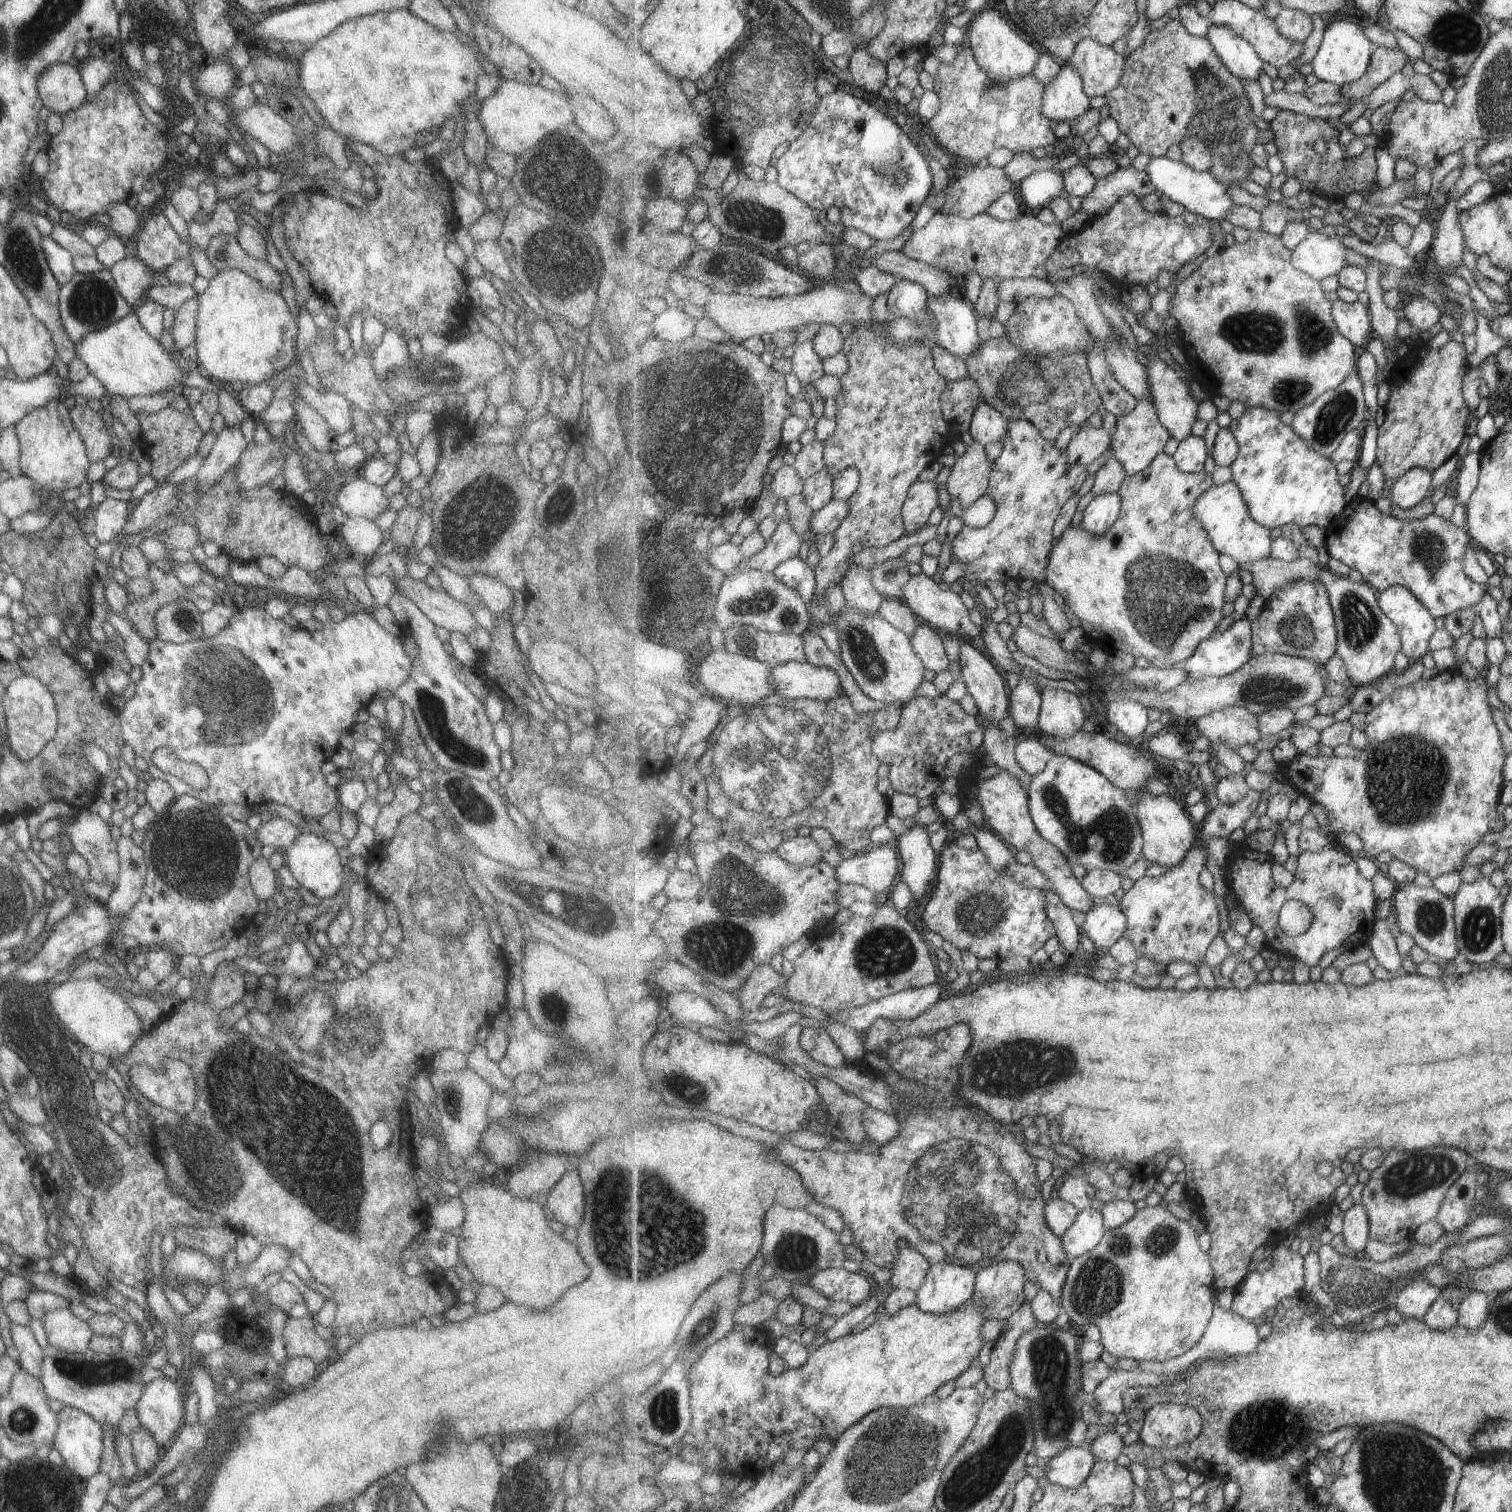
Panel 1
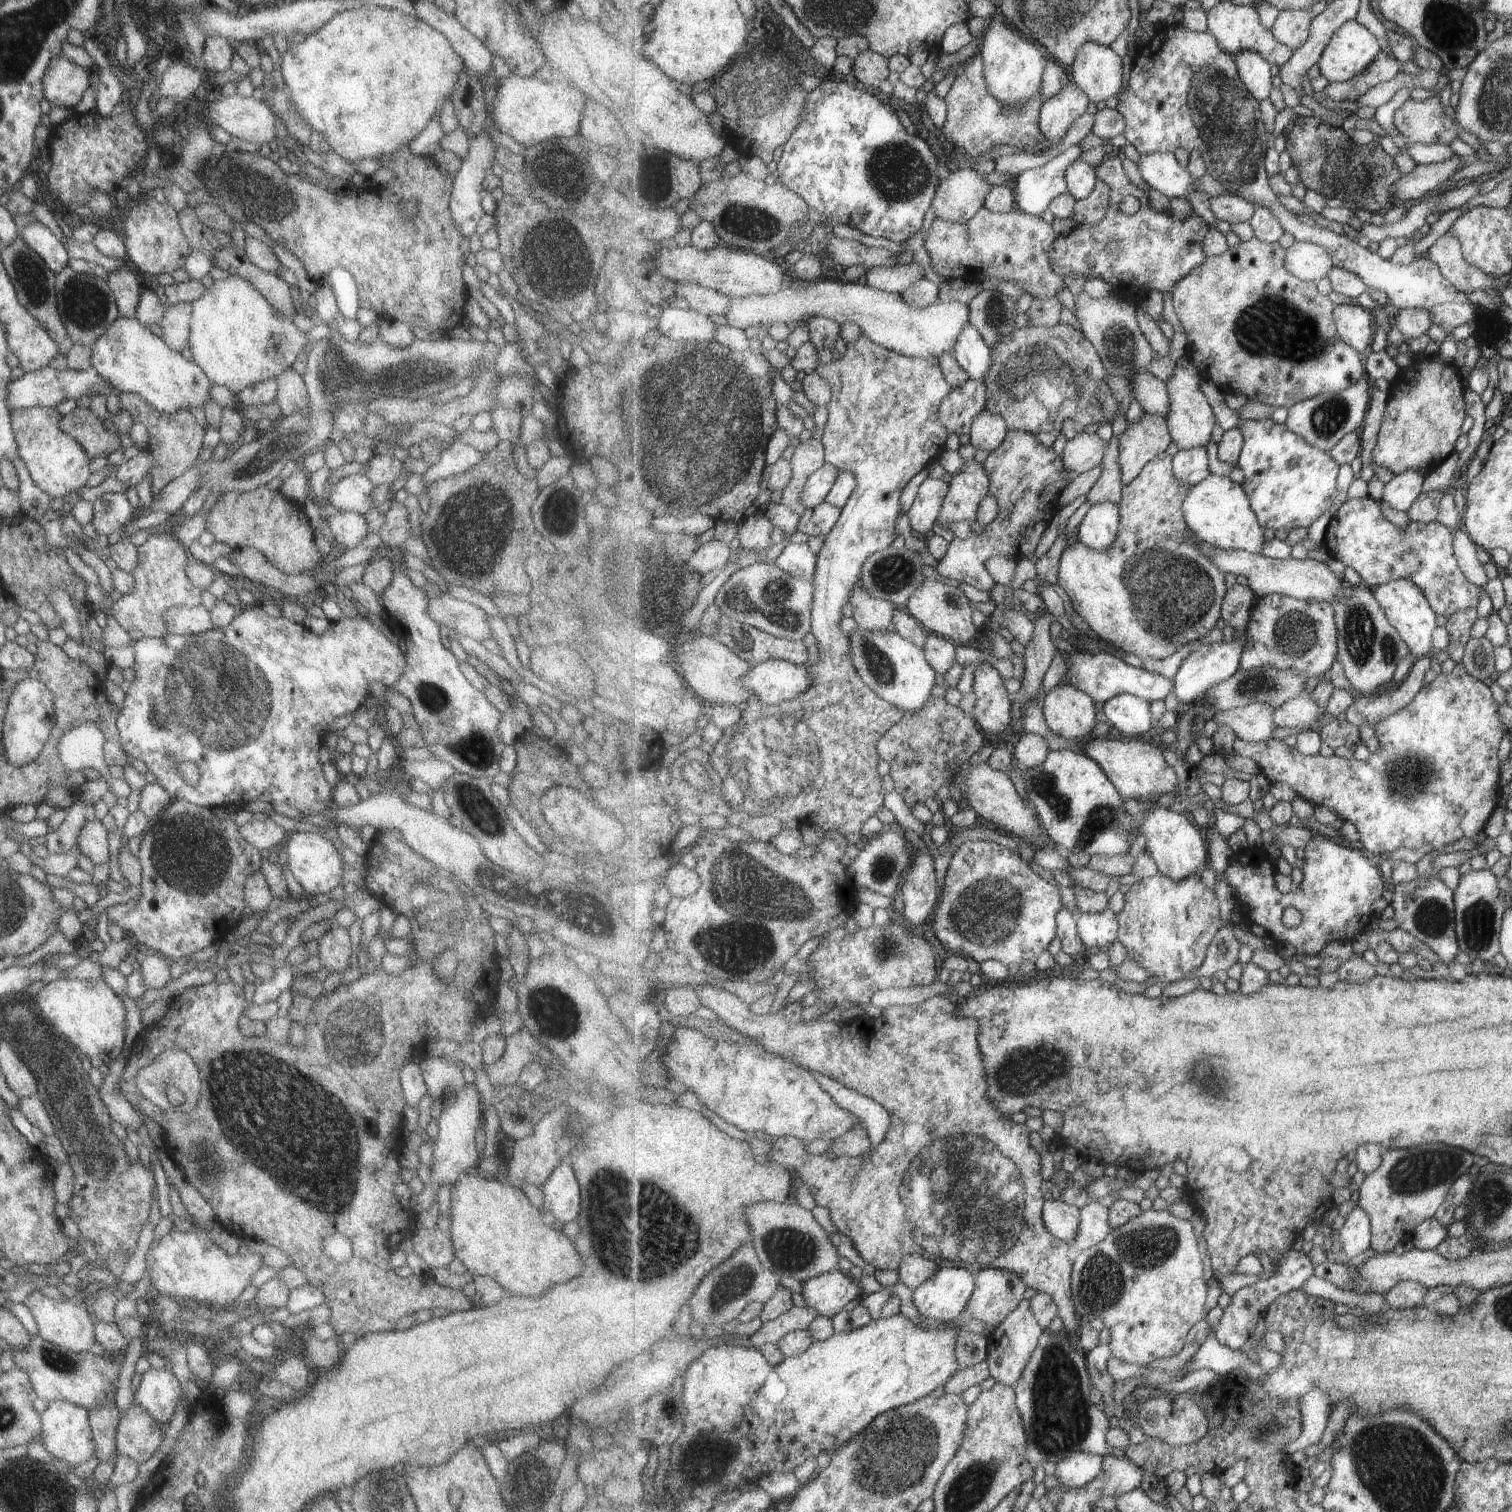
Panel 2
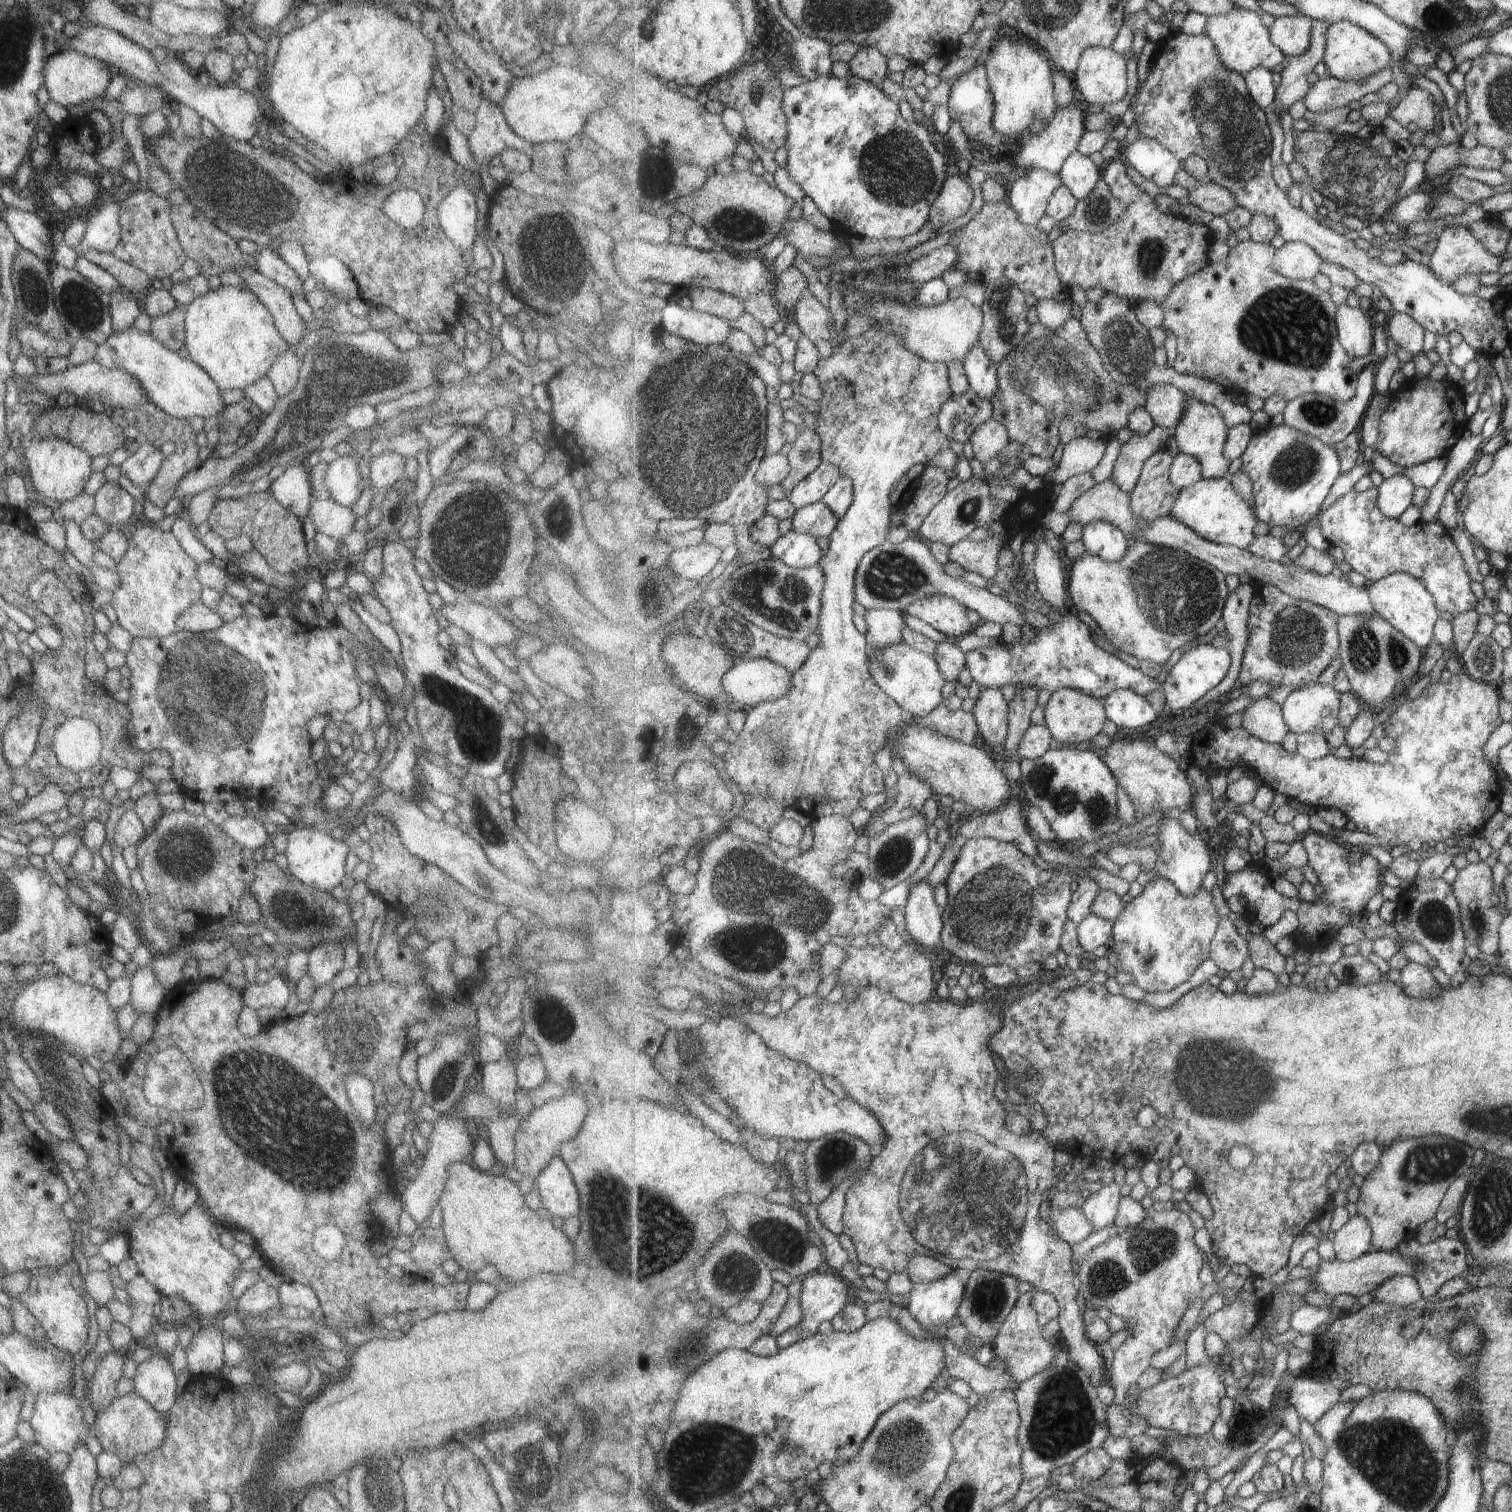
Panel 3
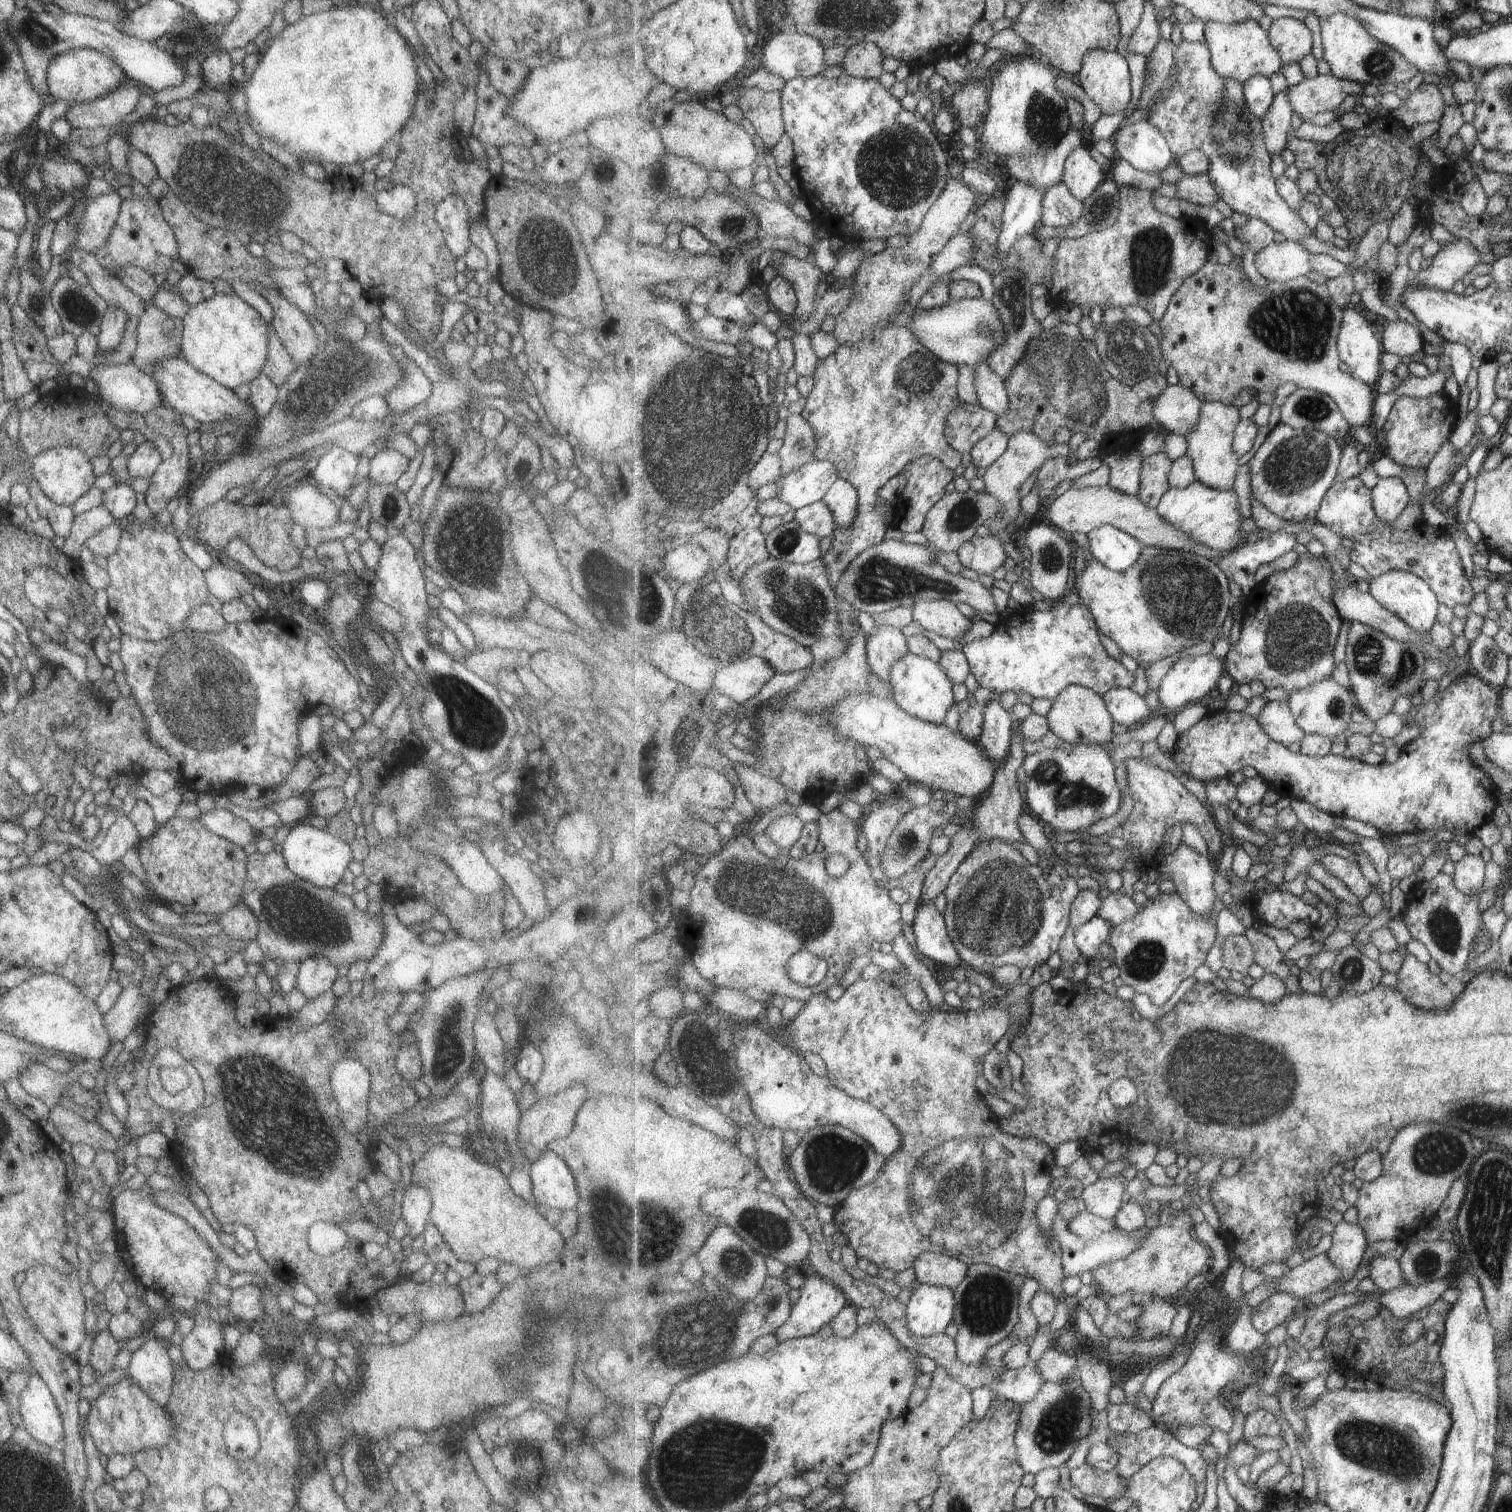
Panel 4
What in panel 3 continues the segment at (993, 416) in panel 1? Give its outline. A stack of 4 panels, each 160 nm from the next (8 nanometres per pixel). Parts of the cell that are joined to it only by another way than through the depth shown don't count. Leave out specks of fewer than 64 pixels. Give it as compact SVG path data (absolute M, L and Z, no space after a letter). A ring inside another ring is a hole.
M993 417L978 426L970 438L974 456L981 463L987 462L993 457L997 458L998 452L1001 452L1011 440L1008 428Z

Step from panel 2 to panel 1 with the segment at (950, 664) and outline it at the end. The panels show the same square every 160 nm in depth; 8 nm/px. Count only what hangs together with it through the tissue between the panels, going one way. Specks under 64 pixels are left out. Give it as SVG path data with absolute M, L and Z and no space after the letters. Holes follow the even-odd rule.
M922 621L915 634L910 637L915 652L918 653L923 664L937 674L949 668L949 658L947 658L947 648L943 644L943 638L943 633Z

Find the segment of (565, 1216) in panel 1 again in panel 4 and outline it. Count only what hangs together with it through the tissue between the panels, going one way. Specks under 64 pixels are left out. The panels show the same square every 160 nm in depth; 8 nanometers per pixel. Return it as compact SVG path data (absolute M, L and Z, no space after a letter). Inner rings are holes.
M543 1151L527 1167L535 1205L545 1209L571 1210L577 1204L578 1192L571 1171L551 1151Z

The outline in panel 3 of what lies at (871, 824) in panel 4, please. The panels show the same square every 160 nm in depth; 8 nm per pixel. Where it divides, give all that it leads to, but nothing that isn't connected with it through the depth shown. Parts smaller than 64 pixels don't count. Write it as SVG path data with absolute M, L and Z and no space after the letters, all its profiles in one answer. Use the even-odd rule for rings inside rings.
M888 742L887 746L891 750L892 770L898 776L895 786L897 796L889 804L888 810L874 818L869 828L869 837L877 836L892 824L917 816L922 813L929 798L937 797L927 782L921 780L921 777L915 775L908 764L904 763L902 756L893 752L893 744Z

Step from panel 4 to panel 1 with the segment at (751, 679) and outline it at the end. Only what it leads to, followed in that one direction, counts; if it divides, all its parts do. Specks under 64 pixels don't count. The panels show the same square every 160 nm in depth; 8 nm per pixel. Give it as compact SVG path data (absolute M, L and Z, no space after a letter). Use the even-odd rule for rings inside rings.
M791 661L785 664L780 664L772 668L771 682L776 688L776 695L788 699L813 699L814 701L829 701L839 698L844 692L842 677L836 670L829 667L822 667L807 663Z

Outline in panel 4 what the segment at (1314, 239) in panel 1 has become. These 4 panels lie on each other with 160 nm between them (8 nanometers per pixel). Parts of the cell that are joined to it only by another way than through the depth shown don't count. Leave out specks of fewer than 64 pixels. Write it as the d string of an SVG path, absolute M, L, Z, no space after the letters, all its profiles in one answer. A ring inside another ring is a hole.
M1284 240L1272 242L1255 256L1255 266L1267 281L1287 282L1307 276L1314 270L1312 254L1301 243Z

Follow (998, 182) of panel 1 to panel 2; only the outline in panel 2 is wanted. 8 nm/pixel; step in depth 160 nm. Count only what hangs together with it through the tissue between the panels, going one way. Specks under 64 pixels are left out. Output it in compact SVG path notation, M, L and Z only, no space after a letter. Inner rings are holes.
M959 170L940 182L932 209L951 223L967 223L985 207L993 185L977 170Z

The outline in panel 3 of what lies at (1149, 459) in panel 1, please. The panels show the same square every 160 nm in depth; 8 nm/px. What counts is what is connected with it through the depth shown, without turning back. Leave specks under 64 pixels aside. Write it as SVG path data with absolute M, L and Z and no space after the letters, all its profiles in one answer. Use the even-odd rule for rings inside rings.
M1157 424L1147 434L1134 433L1129 442L1121 444L1111 478L1130 493L1137 486L1147 460L1166 448L1172 436L1172 430Z

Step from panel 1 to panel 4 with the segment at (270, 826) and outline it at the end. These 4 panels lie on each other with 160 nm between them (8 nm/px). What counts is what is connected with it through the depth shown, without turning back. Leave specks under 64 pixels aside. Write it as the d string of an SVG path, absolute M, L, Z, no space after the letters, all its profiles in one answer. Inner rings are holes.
M213 808L206 813L200 813L197 820L206 831L227 839L240 847L253 843L257 834L245 819L235 817L226 809Z

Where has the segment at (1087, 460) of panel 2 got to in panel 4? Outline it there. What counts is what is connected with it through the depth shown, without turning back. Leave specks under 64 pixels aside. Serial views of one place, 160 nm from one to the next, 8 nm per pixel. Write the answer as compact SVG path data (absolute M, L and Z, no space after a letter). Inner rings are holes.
M1019 430L1009 436L1009 444L1007 450L1003 452L1003 456L989 466L982 476L984 491L992 494L1004 504L1005 512L1001 520L1009 524L1009 522L1014 523L1021 516L1022 498L1020 495L1020 486L1033 472L1037 472L1049 459L1053 457L1067 458L1069 454L1073 454L1070 459L1070 464L1083 462L1088 458L1101 456L1101 445L1097 440L1086 440L1078 445L1075 451L1071 451L1068 443L1049 443L1030 430Z

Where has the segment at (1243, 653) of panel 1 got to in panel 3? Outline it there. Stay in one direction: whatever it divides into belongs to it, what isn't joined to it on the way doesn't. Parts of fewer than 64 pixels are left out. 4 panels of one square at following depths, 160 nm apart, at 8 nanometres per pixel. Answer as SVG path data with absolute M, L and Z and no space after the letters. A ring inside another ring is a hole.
M1202 644L1180 654L1173 661L1167 678L1164 681L1163 693L1168 705L1173 710L1187 710L1202 699L1212 688L1215 688L1227 676L1232 665L1232 656L1228 648L1220 648L1213 644Z

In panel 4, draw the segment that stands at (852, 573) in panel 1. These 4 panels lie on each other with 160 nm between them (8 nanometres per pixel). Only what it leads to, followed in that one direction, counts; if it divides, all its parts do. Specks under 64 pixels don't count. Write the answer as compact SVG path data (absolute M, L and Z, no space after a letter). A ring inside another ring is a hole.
M876 624L868 637L866 651L871 668L890 682L893 665L910 651L908 637L894 626Z

